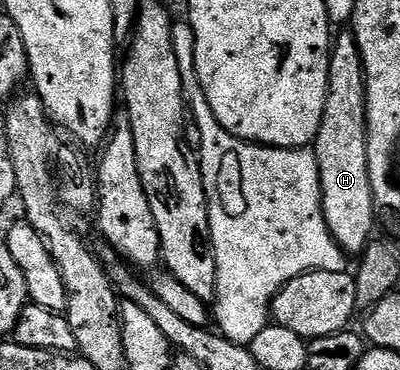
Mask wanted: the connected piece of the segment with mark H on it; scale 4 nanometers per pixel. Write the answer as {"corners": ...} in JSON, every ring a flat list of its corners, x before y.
{"corners":[[354,32,340,33,343,34,334,38,331,47,325,111,313,142,313,152,321,175,325,223,344,253,359,255,373,240,371,232,377,229,373,187,369,183,367,76]]}

